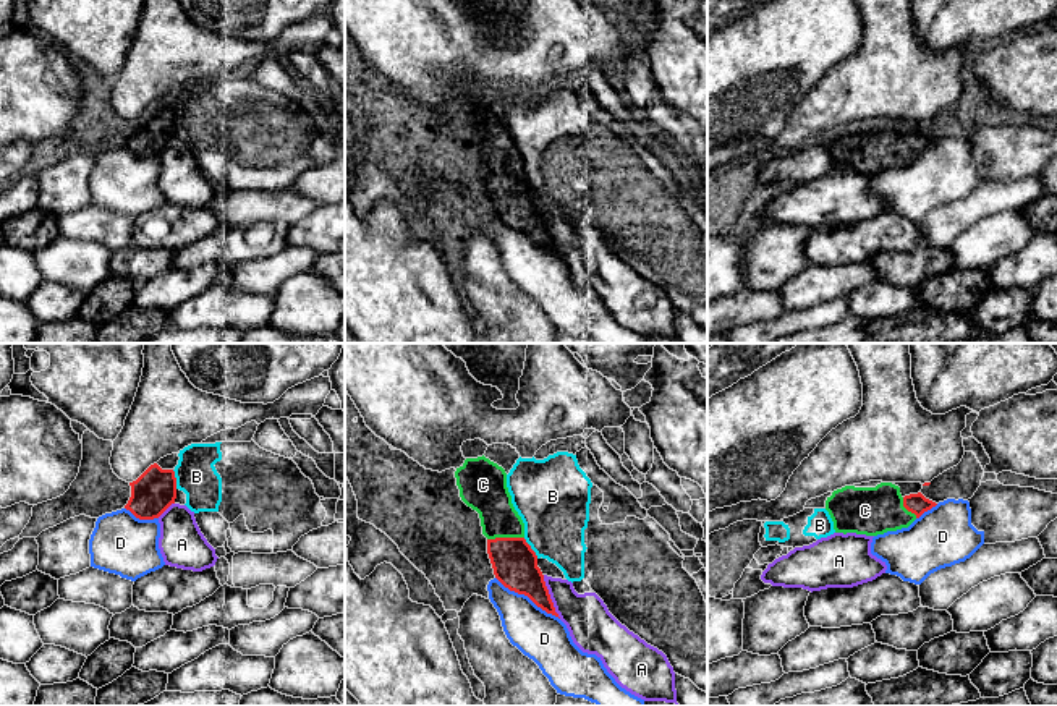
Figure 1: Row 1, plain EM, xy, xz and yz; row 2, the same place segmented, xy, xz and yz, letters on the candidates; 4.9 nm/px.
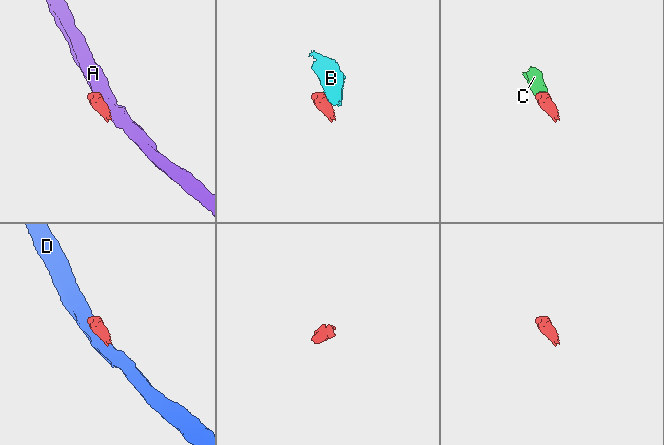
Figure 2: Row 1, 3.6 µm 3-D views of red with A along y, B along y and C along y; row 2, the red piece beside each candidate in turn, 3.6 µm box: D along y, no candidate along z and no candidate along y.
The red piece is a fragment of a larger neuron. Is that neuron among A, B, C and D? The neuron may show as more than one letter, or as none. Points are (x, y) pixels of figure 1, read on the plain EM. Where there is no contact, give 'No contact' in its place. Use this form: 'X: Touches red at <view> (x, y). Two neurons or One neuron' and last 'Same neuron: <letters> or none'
A: Touches red at xz (549, 233). Two neurons
B: Touches red at xz (530, 185). Two neurons
C: Touches red at xz (505, 175). One neuron
D: Touches red at xz (528, 233). Two neurons
Same neuron: C

